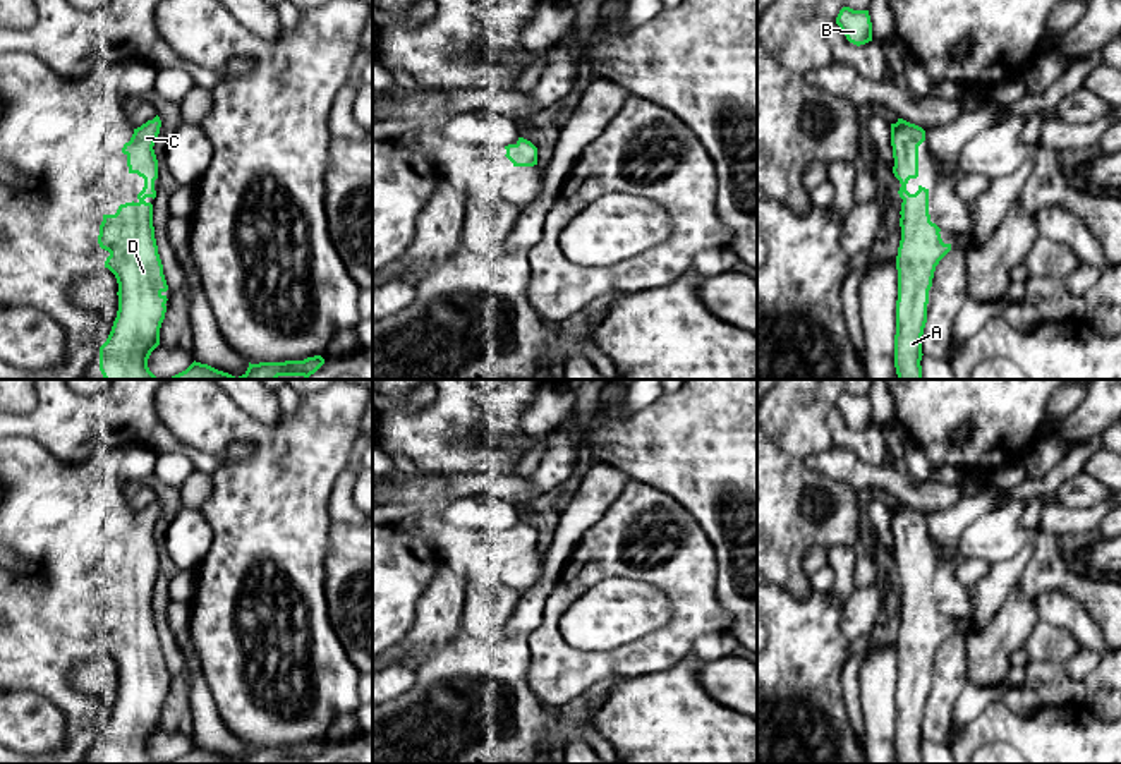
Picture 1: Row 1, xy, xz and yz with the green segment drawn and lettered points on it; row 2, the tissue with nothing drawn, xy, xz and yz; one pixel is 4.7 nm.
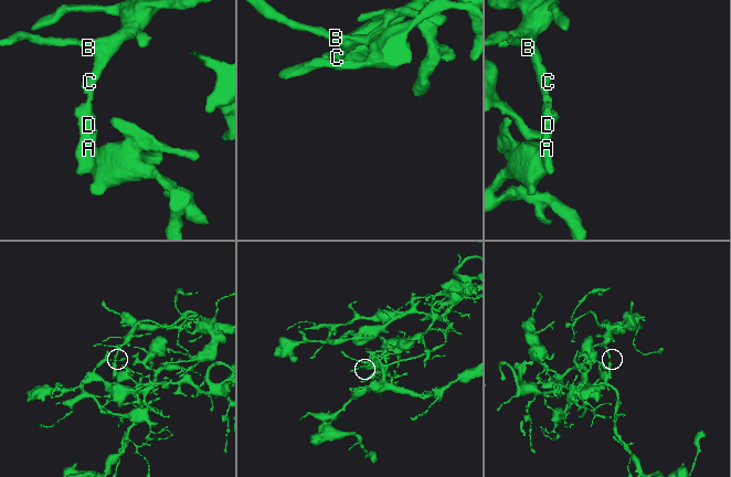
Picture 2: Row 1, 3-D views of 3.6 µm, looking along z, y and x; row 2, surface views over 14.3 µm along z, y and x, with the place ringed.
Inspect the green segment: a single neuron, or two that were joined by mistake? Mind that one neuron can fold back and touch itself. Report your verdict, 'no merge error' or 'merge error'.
no merge error

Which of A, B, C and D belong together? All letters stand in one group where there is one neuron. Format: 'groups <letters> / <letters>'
groups A B C D

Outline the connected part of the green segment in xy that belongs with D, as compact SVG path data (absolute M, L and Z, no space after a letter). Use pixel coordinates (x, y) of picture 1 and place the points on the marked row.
M156 115L134 129L122 153L127 156L129 173L144 179L137 203L120 204L115 215L103 215L98 244L108 251L105 261L118 283L118 311L106 342L100 347L100 371L105 379L161 379L149 367L148 359L160 345L160 328L167 312L168 290L158 254L153 227L158 160L155 142L161 120Z

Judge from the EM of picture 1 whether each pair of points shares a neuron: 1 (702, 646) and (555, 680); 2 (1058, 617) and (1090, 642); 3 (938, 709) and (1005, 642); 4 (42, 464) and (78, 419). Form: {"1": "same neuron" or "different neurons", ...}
{"1": "different neurons", "2": "same neuron", "3": "different neurons", "4": "different neurons"}

